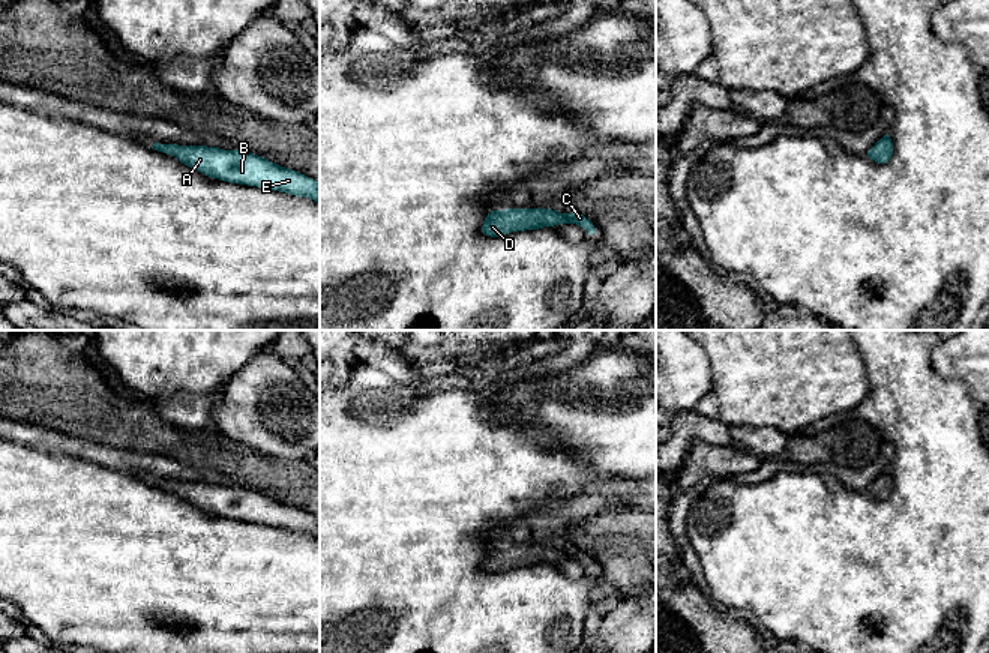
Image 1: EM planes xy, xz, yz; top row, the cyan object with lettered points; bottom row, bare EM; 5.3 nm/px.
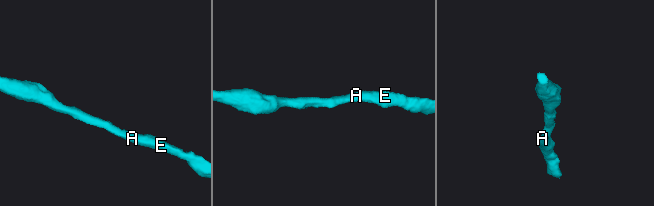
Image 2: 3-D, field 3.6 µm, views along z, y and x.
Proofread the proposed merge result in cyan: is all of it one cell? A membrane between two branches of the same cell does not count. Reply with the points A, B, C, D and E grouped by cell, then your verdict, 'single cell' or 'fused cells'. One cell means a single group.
A B C D E; single cell

